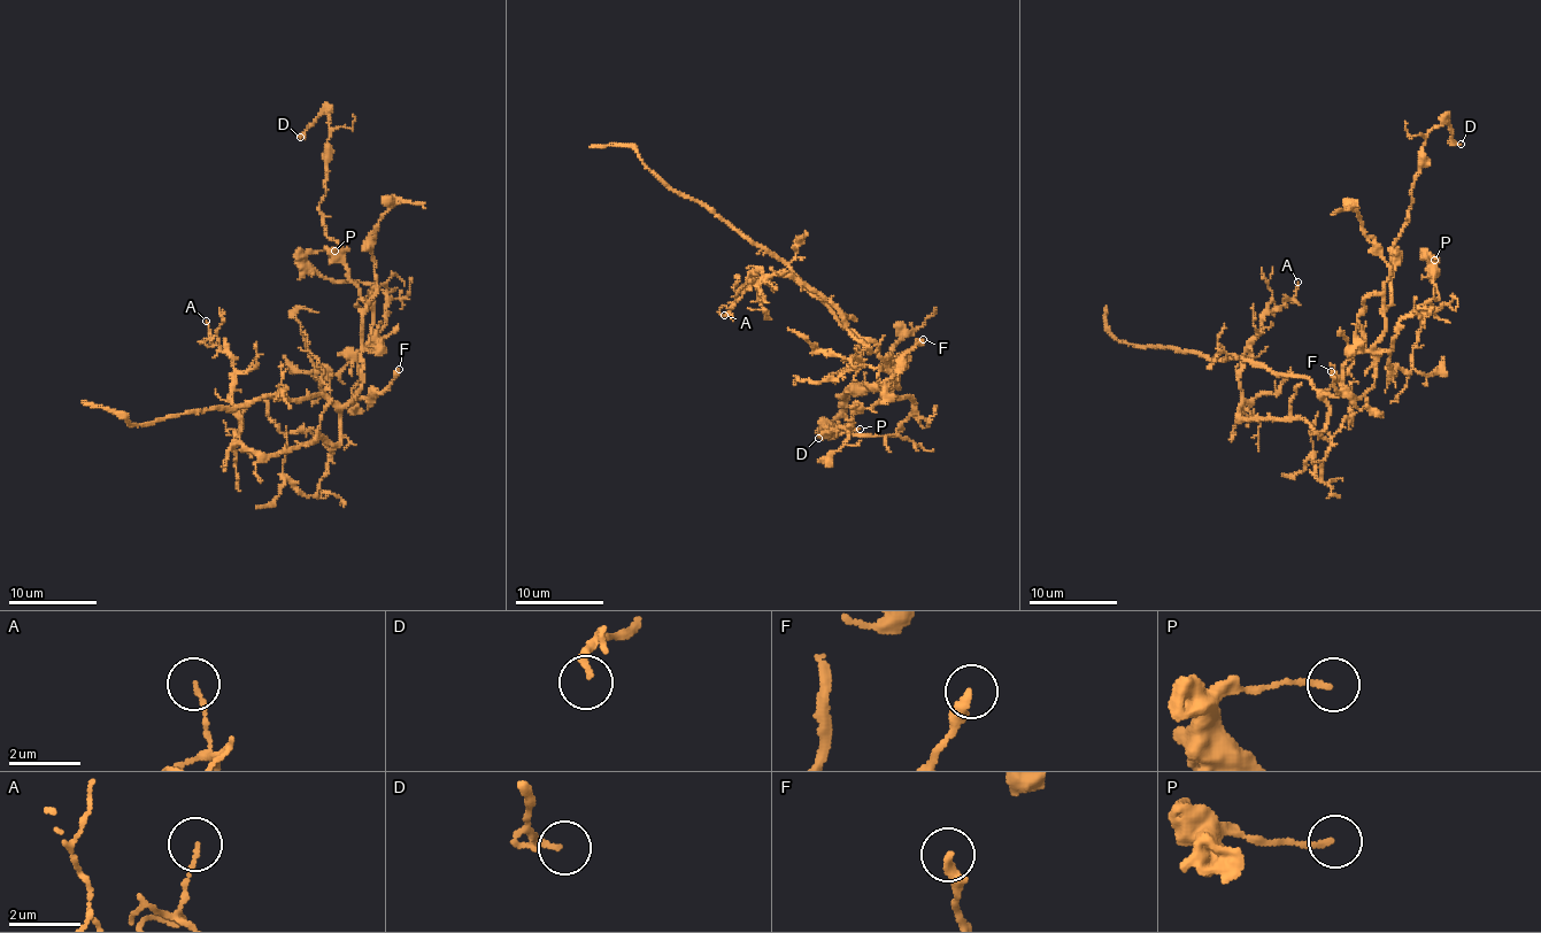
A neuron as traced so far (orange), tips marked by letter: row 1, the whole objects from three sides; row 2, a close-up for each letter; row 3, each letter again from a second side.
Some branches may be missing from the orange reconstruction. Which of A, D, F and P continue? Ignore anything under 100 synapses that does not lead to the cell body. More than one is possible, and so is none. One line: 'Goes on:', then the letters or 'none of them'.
Goes on: none of them

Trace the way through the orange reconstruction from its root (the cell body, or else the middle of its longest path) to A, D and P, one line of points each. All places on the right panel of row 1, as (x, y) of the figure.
A: (1337, 395), (1323, 396), (1328, 424), (1319, 432), (1303, 419), (1240, 413), (1245, 347), (1297, 282)
D: (1337, 395), (1343, 364), (1371, 348), (1385, 329), (1393, 245), (1407, 220), (1425, 137), (1445, 122), (1461, 144)
P: (1337, 395), (1343, 364), (1355, 353), (1386, 352), (1399, 323), (1439, 297), (1431, 256), (1434, 260)

